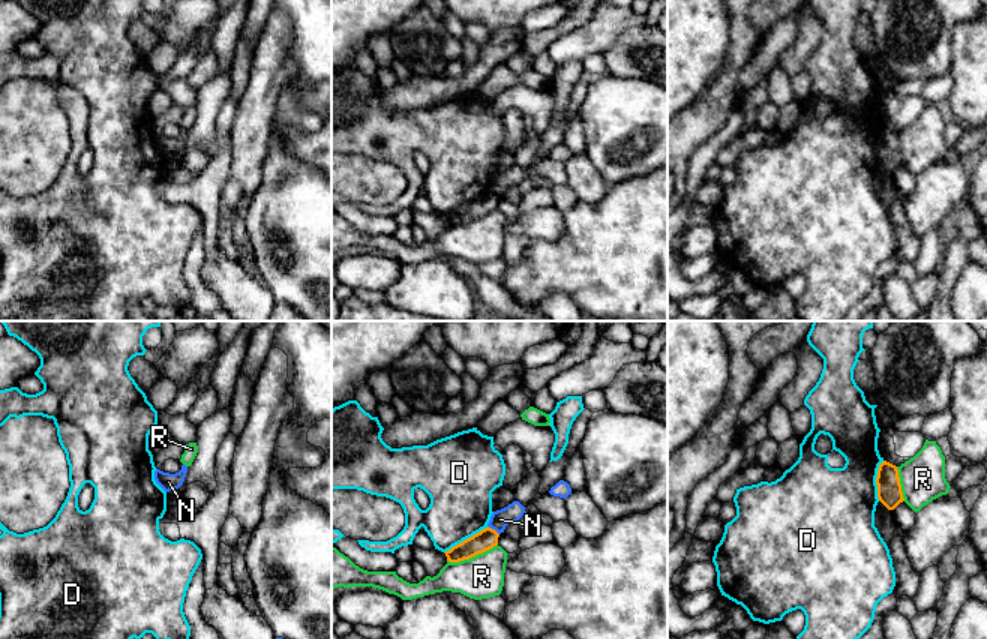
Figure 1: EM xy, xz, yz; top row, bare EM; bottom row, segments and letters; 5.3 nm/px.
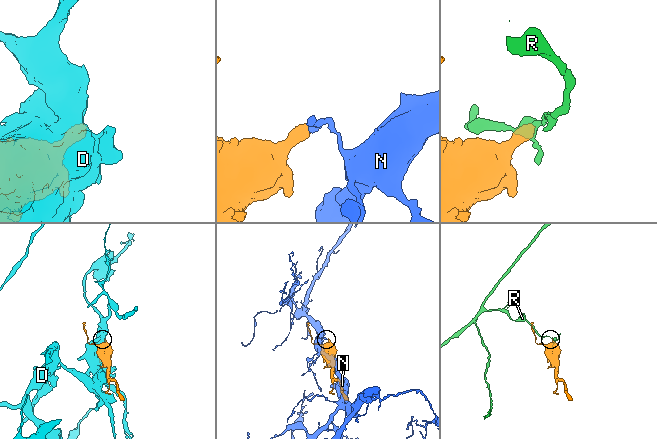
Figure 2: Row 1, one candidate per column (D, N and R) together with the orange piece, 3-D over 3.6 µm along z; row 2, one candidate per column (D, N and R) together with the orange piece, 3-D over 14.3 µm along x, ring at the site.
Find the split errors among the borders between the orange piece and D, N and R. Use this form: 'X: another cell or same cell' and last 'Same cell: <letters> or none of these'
D: another cell
N: another cell
R: another cell
Same cell: none of these

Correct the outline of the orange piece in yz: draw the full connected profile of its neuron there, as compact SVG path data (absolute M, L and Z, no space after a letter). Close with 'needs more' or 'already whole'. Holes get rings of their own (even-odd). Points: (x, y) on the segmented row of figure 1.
M884 460L878 470L876 484L878 498L888 510L894 510L904 501L896 465Z | already whole

